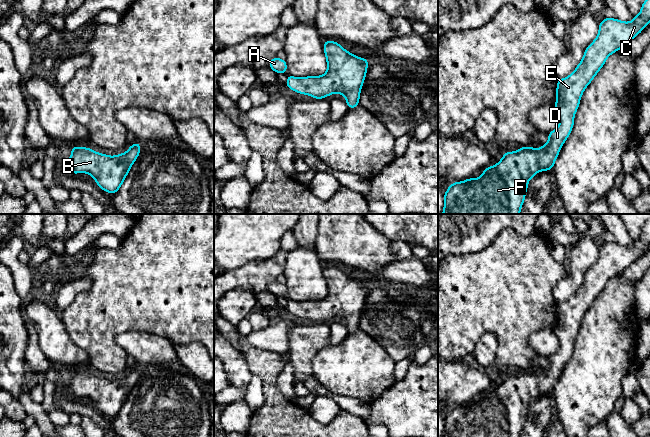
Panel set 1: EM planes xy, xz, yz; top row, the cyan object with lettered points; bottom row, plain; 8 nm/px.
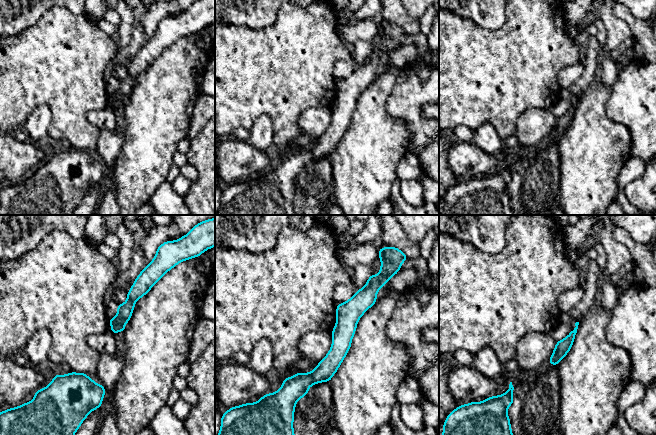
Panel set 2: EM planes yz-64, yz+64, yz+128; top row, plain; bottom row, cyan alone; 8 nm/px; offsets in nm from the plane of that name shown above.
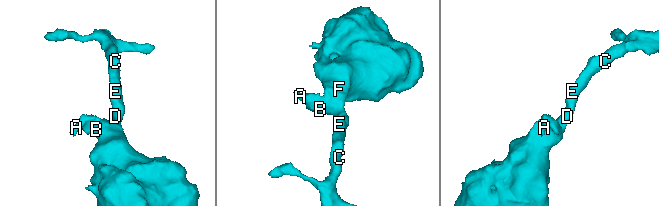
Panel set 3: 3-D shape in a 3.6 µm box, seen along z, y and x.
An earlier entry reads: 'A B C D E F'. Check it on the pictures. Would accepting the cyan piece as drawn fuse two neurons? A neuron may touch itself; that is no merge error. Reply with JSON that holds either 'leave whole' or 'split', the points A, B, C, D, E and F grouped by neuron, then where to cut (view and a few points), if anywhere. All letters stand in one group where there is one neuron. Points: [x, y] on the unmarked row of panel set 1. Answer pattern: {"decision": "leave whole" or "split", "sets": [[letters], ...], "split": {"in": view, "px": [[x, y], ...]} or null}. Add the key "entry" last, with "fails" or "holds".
{"decision": "leave whole", "sets": [["A", "B", "C", "D", "E", "F"]], "split": null, "entry": "holds"}

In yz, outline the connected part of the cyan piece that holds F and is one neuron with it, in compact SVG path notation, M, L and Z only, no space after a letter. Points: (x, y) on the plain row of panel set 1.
M650 221L642 228L640 237L633 240L632 246L605 242L599 248L597 261L586 272L584 280L575 295L568 301L558 304L557 325L554 332L559 339L560 348L548 358L548 367L542 369L539 373L520 371L515 376L505 376L503 382L495 390L486 392L479 402L469 402L462 406L450 408L444 418L444 434L442 437L520 437L529 404L539 395L553 393L562 369L572 356L574 340L585 312L602 292L608 280L627 269L649 247Z

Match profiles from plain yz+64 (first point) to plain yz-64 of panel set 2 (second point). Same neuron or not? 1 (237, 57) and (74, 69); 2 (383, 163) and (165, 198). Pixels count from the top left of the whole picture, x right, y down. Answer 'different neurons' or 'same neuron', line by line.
1: same neuron
2: different neurons

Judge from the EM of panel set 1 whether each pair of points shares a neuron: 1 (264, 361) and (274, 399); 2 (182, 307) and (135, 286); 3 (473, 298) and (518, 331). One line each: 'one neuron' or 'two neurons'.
1: one neuron
2: one neuron
3: one neuron

